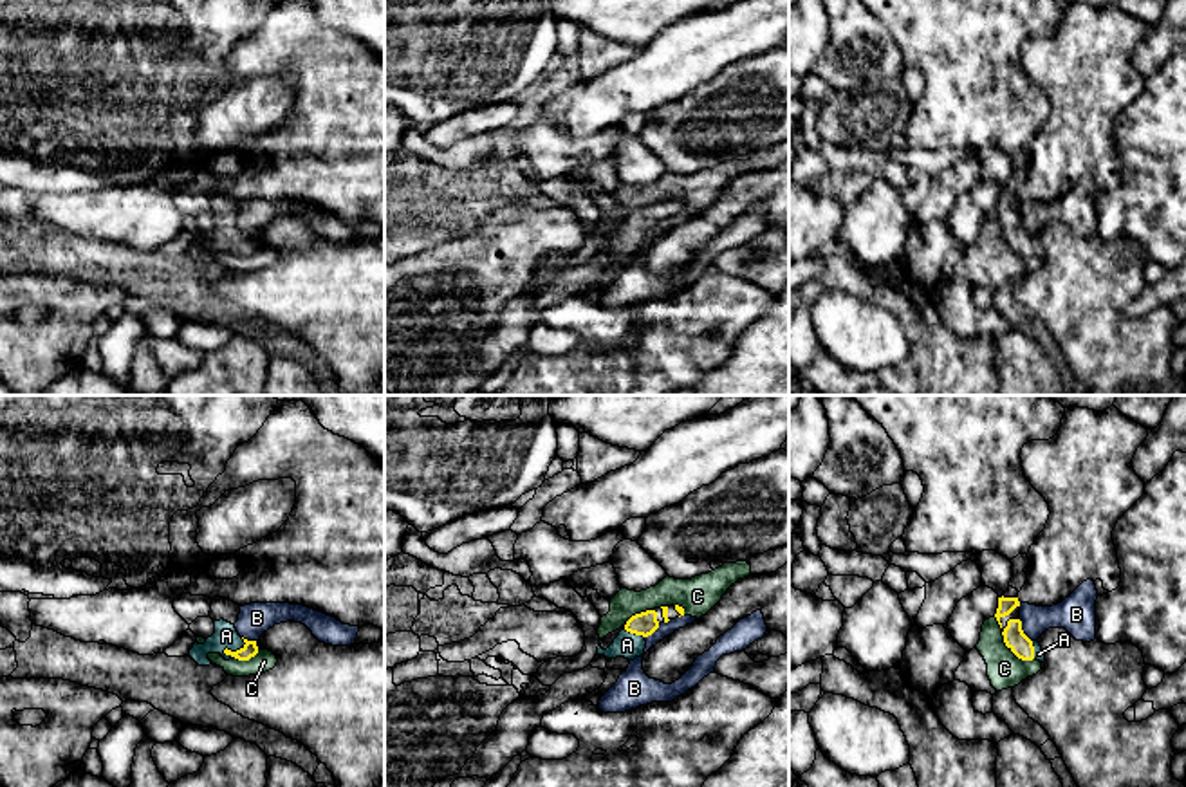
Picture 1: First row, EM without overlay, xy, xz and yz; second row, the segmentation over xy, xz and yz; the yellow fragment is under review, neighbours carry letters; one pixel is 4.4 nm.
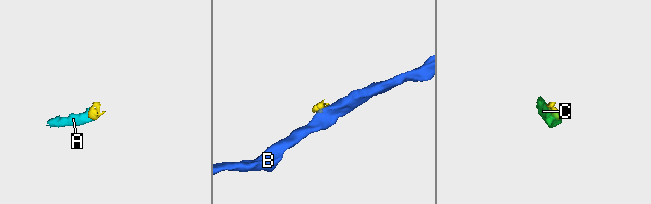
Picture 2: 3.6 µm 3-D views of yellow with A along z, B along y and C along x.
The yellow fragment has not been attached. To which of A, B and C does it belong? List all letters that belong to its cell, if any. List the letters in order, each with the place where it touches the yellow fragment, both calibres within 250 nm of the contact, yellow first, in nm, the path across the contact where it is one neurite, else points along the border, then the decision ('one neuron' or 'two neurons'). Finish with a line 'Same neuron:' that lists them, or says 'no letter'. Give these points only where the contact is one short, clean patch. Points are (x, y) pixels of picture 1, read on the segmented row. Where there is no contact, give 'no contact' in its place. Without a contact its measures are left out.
A: meets yellow in xy at (237, 650); 70 nm thick on the yellow side, 110 nm on the other; runs through xy (250, 648), (237, 650), (226, 636); one neuron
B: meets yellow in yz at (1022, 630); 100 nm thick on the yellow side, 160 nm on the other; border along yz (1019, 620), (1031, 641); two neurons
C: meets yellow in yz at (1013, 652); 100 nm thick on the yellow side, 160 nm on the other; border along yz (1000, 632), (1009, 650), (1022, 659), (1033, 659); two neurons
Same neuron: A

